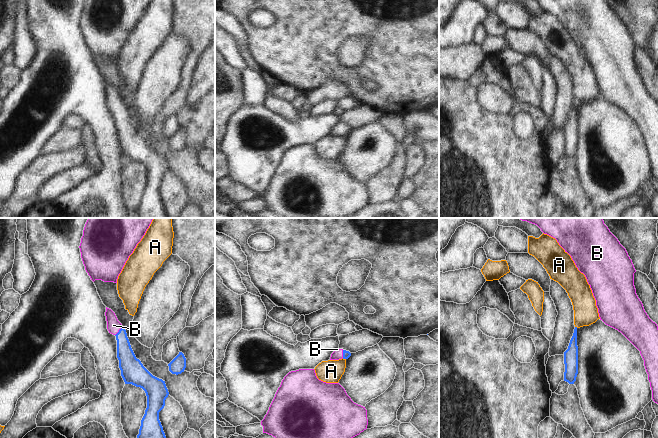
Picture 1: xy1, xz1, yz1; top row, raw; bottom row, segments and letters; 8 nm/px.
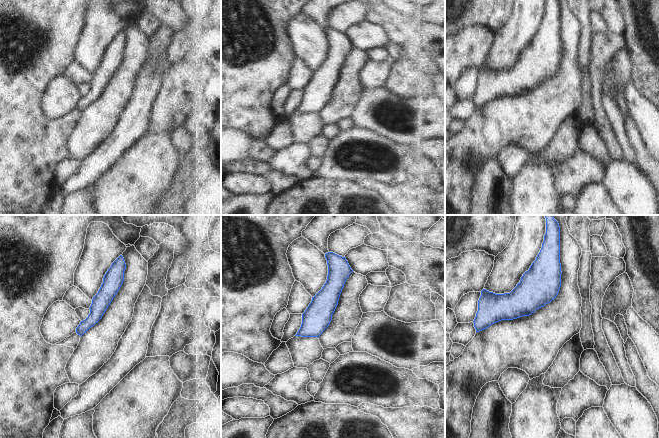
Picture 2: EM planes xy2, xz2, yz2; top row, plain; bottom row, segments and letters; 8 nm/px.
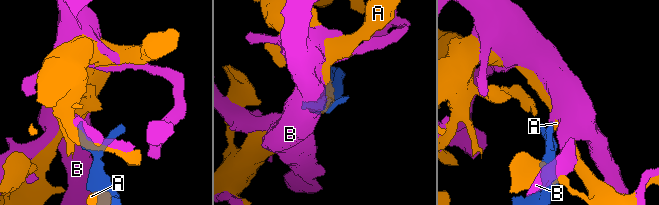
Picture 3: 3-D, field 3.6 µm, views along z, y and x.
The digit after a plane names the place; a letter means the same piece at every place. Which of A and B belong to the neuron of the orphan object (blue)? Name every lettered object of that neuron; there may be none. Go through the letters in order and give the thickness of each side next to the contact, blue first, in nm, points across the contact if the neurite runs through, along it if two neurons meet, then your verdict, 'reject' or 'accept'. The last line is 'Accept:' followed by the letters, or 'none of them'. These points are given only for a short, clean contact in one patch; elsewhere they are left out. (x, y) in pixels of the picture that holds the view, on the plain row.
A: calibres 60 and 190 nm; border xz1 (342, 134), (345, 135); reject
B: calibres 140 and 110 nm; way xy1 (127, 136), (119, 107), (113, 101); accept
Accept: B

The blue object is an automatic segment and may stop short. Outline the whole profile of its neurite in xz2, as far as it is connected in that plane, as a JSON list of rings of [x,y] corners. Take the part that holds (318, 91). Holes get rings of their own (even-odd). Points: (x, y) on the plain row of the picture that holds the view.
[[[333,28],[325,30],[328,52],[322,65],[302,90],[302,100],[295,112],[319,113],[329,102],[344,60],[353,48],[345,33]]]

